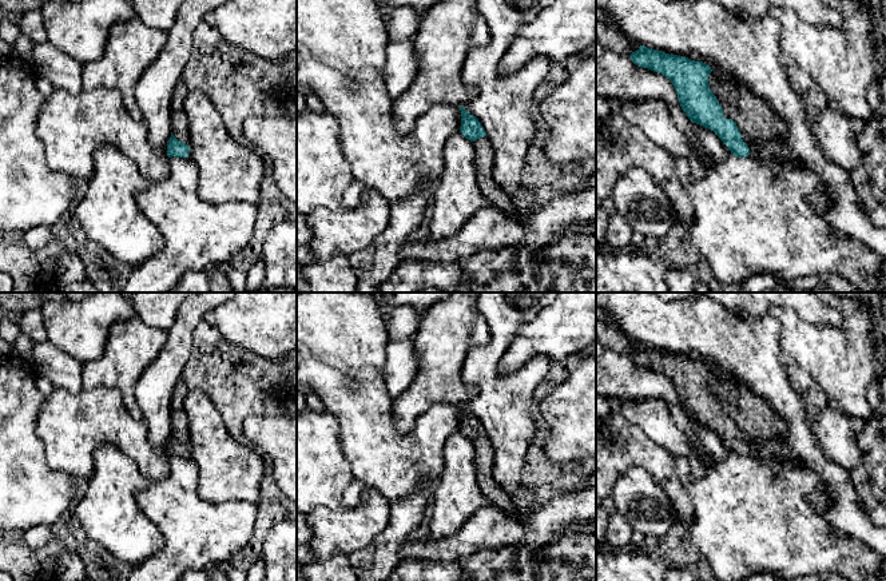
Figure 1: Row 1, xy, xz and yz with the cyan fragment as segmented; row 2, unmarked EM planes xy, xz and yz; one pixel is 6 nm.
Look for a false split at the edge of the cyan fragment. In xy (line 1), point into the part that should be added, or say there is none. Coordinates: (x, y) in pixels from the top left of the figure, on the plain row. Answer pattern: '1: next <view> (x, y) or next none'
1: next xy (179, 426)

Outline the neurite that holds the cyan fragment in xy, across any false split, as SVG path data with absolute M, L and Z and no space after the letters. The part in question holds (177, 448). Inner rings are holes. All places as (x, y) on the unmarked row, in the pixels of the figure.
M182 378L174 389L171 398L171 437L167 443L168 457L191 458L190 453L190 431L187 423L187 414L184 410L184 399L190 389Z

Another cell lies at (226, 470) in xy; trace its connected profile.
M190 390L183 406L199 497L214 504L258 502L267 459L231 437L220 411L200 390Z

